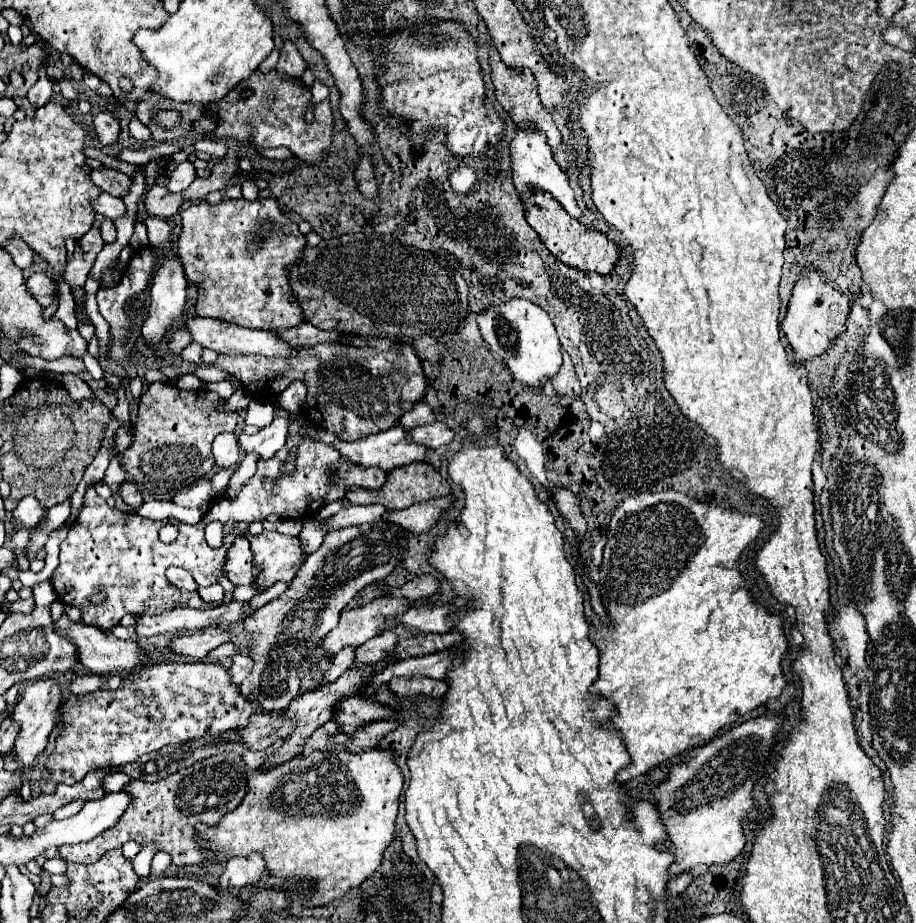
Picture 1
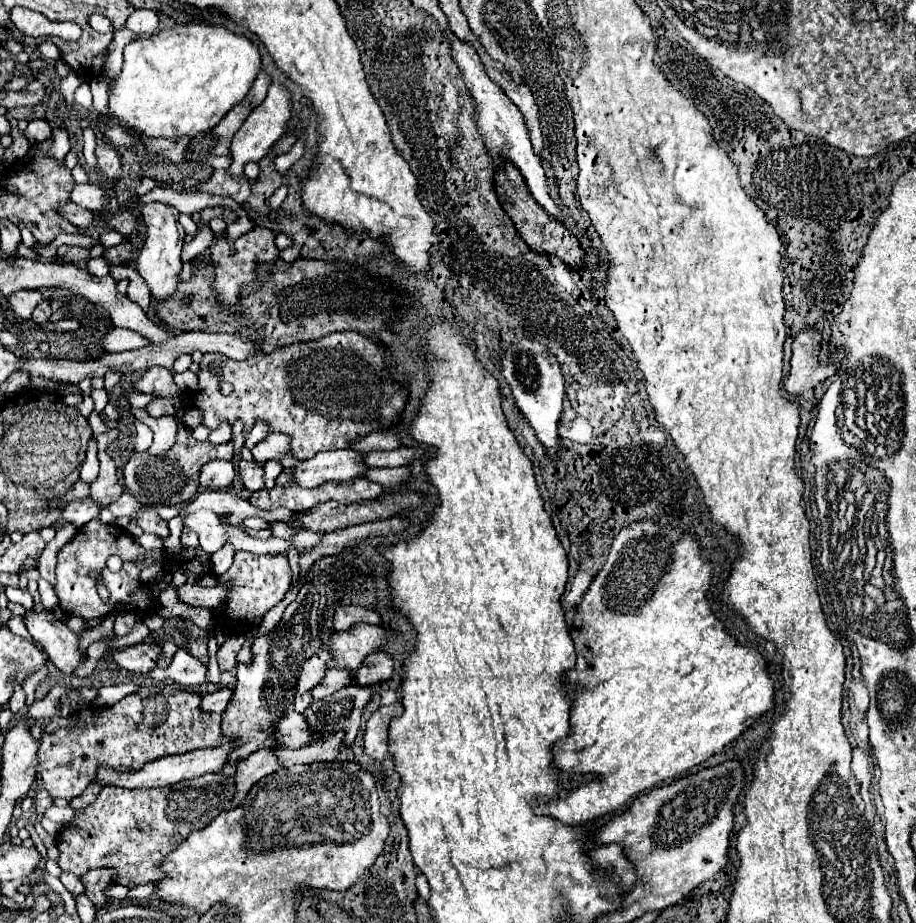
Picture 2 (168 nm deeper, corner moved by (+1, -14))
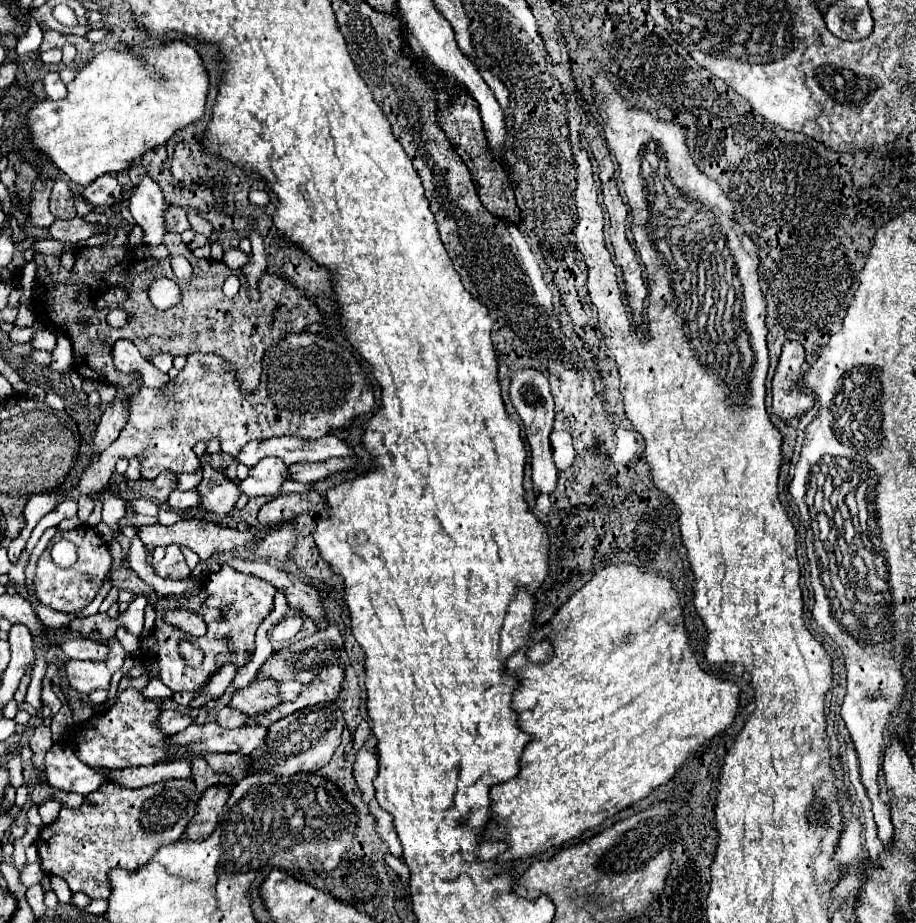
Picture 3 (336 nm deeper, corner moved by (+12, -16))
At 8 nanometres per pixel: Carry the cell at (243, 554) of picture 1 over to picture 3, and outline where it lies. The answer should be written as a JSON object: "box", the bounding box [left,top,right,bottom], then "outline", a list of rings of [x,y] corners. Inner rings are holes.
{"box":[109,540,159,604],"outline":[[[113,540],[113,544],[109,544],[109,552],[111,552],[111,558],[113,558],[113,564],[111,564],[113,572],[109,576],[111,586],[117,588],[117,590],[129,590],[129,592],[133,592],[137,596],[145,594],[149,598],[149,602],[155,604],[159,600],[157,592],[151,586],[147,586],[131,568],[127,568],[123,564],[125,554],[123,554],[123,548],[121,548],[121,544],[117,540]]]}

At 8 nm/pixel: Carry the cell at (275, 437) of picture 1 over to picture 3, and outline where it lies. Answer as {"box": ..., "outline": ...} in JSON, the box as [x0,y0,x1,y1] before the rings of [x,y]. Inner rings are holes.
{"box":[197,466,239,516],"outline":[[[203,466],[203,478],[197,492],[201,494],[201,510],[215,516],[227,516],[239,498],[237,484],[229,482],[223,474],[211,470],[209,466]]]}

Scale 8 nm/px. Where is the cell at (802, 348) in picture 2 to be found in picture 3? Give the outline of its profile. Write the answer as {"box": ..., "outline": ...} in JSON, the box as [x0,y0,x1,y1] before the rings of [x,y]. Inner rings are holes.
{"box":[771,342,815,422],"outline":[[[787,342],[783,346],[783,354],[779,358],[779,366],[775,370],[773,390],[771,390],[773,412],[785,422],[791,418],[801,418],[815,402],[801,388],[797,388],[803,362],[805,362],[803,346],[797,342]]]}

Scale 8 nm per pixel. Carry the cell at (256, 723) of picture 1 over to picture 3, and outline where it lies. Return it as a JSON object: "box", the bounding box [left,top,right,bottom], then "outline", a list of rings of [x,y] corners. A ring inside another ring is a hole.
{"box":[43,742,109,796],"outline":[[[63,742],[53,744],[53,748],[45,754],[43,774],[49,786],[65,792],[75,792],[81,796],[87,796],[95,792],[101,784],[109,782],[101,772],[81,762],[73,754],[73,750]]]}

